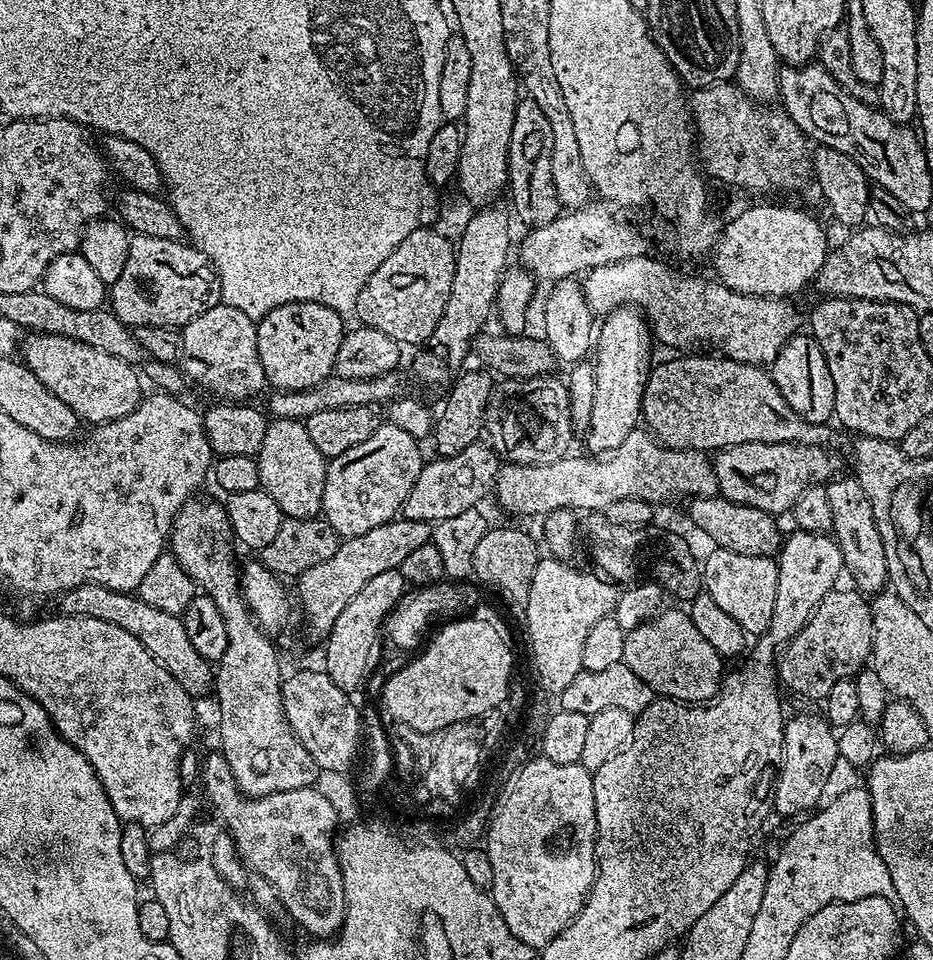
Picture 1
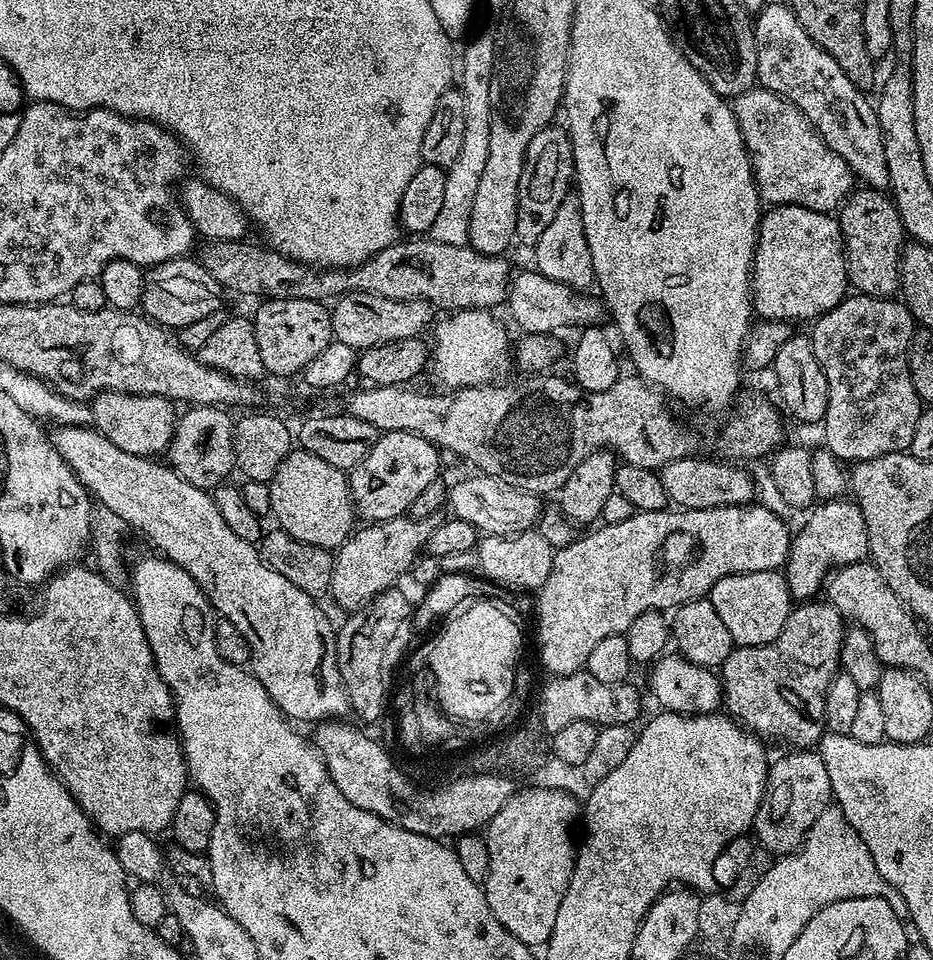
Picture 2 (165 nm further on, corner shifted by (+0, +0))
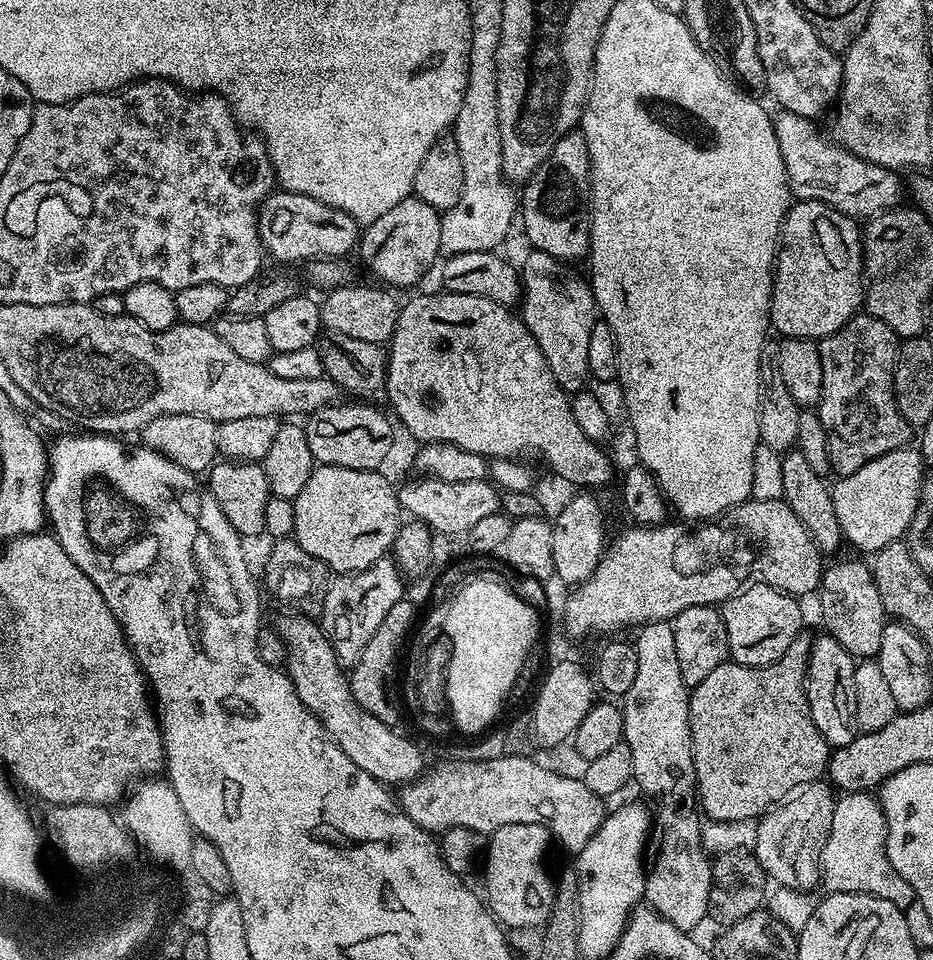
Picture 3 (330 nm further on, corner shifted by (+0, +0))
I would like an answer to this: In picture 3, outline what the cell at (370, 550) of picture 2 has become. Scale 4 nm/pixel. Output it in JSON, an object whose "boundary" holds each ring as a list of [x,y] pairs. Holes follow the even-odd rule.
{"boundary":[[[385,558],[374,562],[361,572],[340,574],[329,583],[324,605],[318,623],[332,642],[332,649],[341,666],[351,666],[358,662],[366,642],[374,638],[374,630],[382,623],[382,618],[390,611],[394,602],[405,599],[405,577],[396,568],[395,560]]]}

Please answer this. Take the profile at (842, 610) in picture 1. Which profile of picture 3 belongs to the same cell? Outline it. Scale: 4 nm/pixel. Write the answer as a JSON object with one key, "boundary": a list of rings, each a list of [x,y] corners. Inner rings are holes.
{"boundary":[[[801,634],[790,642],[790,650],[786,650],[778,662],[761,668],[725,662],[691,689],[688,705],[696,794],[699,811],[707,819],[709,816],[724,824],[755,821],[797,788],[821,779],[827,773],[830,749],[818,726],[814,726],[808,701],[808,659],[812,642],[811,635]]]}

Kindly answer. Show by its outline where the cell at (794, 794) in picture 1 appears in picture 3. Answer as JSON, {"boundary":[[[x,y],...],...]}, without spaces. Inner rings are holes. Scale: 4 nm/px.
{"boundary":[[[823,779],[803,784],[791,796],[787,796],[759,817],[755,825],[757,828],[754,855],[769,881],[777,880],[775,883],[781,888],[792,888],[795,892],[806,893],[811,893],[812,887],[821,883],[820,860],[826,850],[826,838],[830,838],[830,822],[834,822],[834,806],[837,801],[837,797],[832,796],[832,792],[834,793],[833,785]]]}

